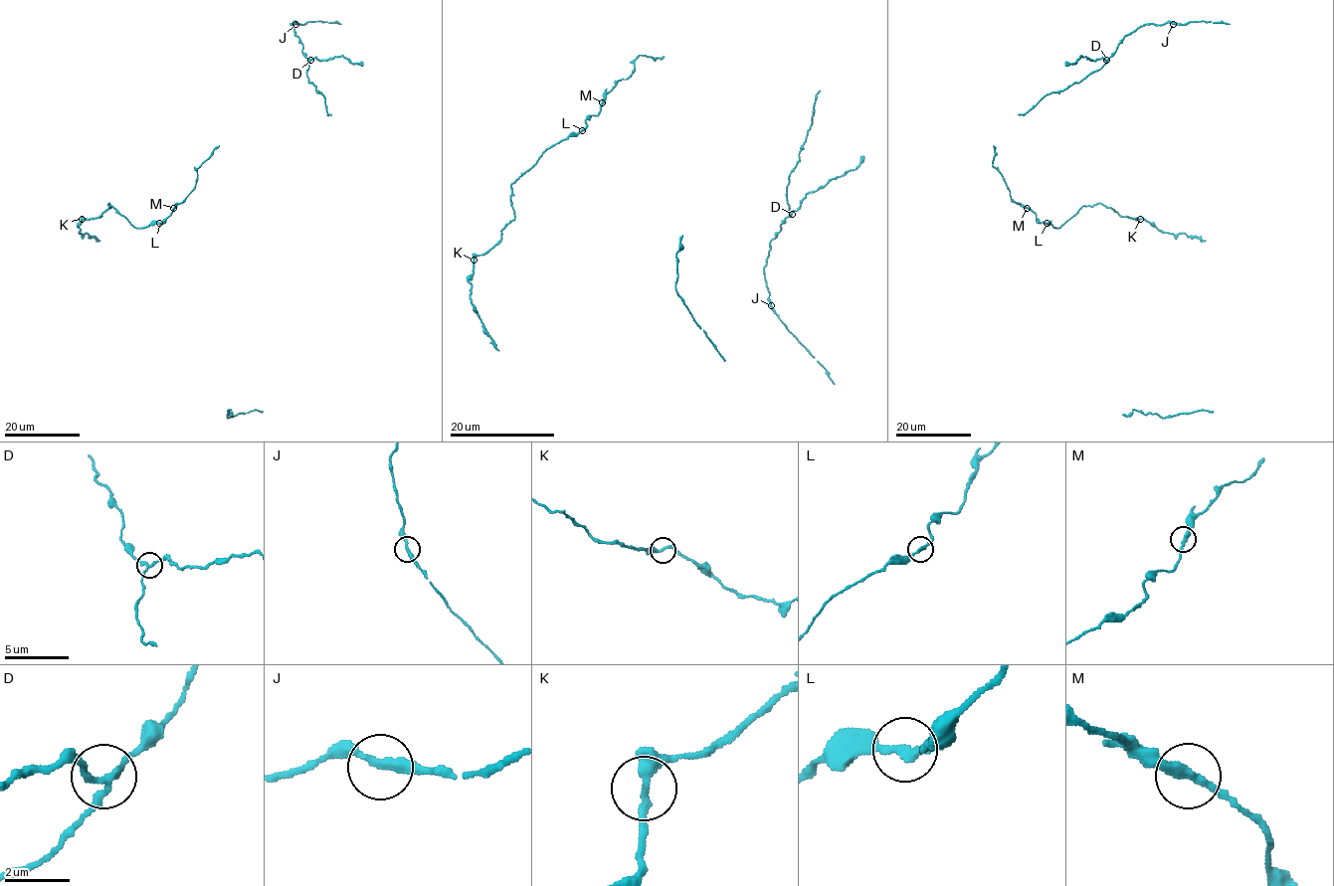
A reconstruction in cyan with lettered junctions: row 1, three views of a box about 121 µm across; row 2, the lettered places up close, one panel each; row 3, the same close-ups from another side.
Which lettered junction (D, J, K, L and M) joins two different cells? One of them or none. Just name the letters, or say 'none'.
K

